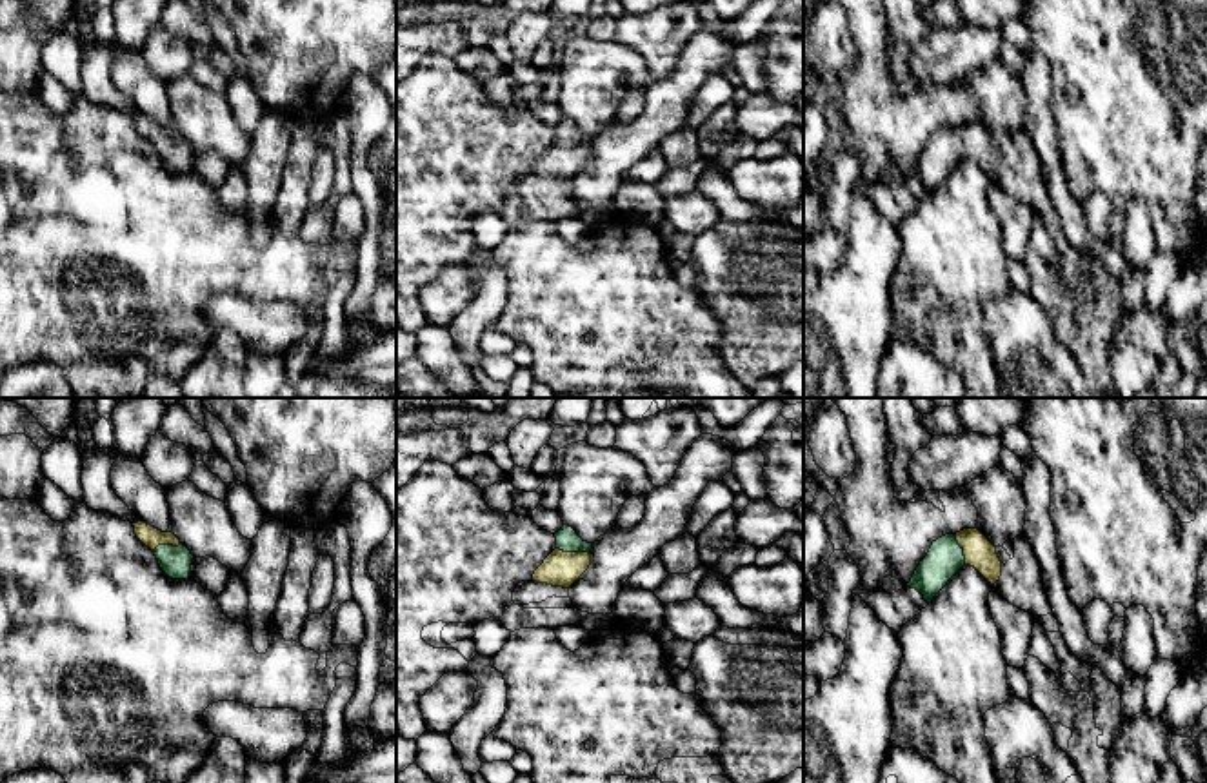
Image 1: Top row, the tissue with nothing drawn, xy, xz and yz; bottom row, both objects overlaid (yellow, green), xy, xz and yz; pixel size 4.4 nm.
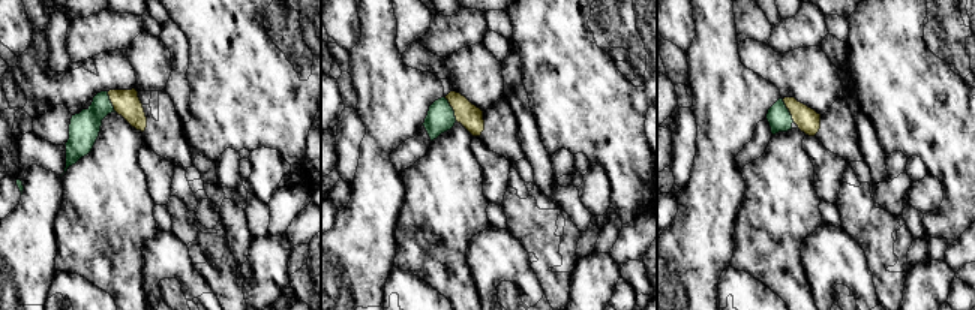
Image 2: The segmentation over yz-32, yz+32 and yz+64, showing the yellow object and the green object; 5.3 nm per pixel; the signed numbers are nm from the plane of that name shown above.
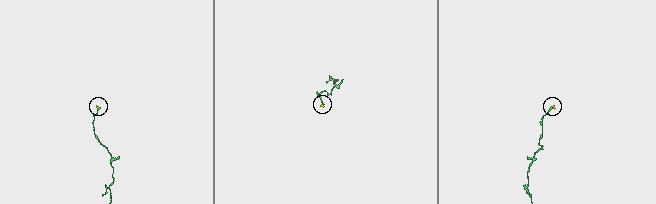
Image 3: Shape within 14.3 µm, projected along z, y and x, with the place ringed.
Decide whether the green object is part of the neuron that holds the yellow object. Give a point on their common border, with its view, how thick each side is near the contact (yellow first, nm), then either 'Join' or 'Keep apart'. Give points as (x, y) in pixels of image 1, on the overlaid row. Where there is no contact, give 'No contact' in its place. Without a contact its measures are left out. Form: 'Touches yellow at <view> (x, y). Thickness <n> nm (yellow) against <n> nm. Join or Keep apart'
Touches yellow at xz (573, 553). Thickness 160 nm (yellow) against 100 nm. Join

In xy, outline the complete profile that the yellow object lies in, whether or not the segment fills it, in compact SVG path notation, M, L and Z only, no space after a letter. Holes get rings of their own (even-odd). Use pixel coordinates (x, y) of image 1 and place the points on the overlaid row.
M145 521L133 523L136 538L149 547L160 569L173 580L189 580L193 554L173 532L162 532Z

